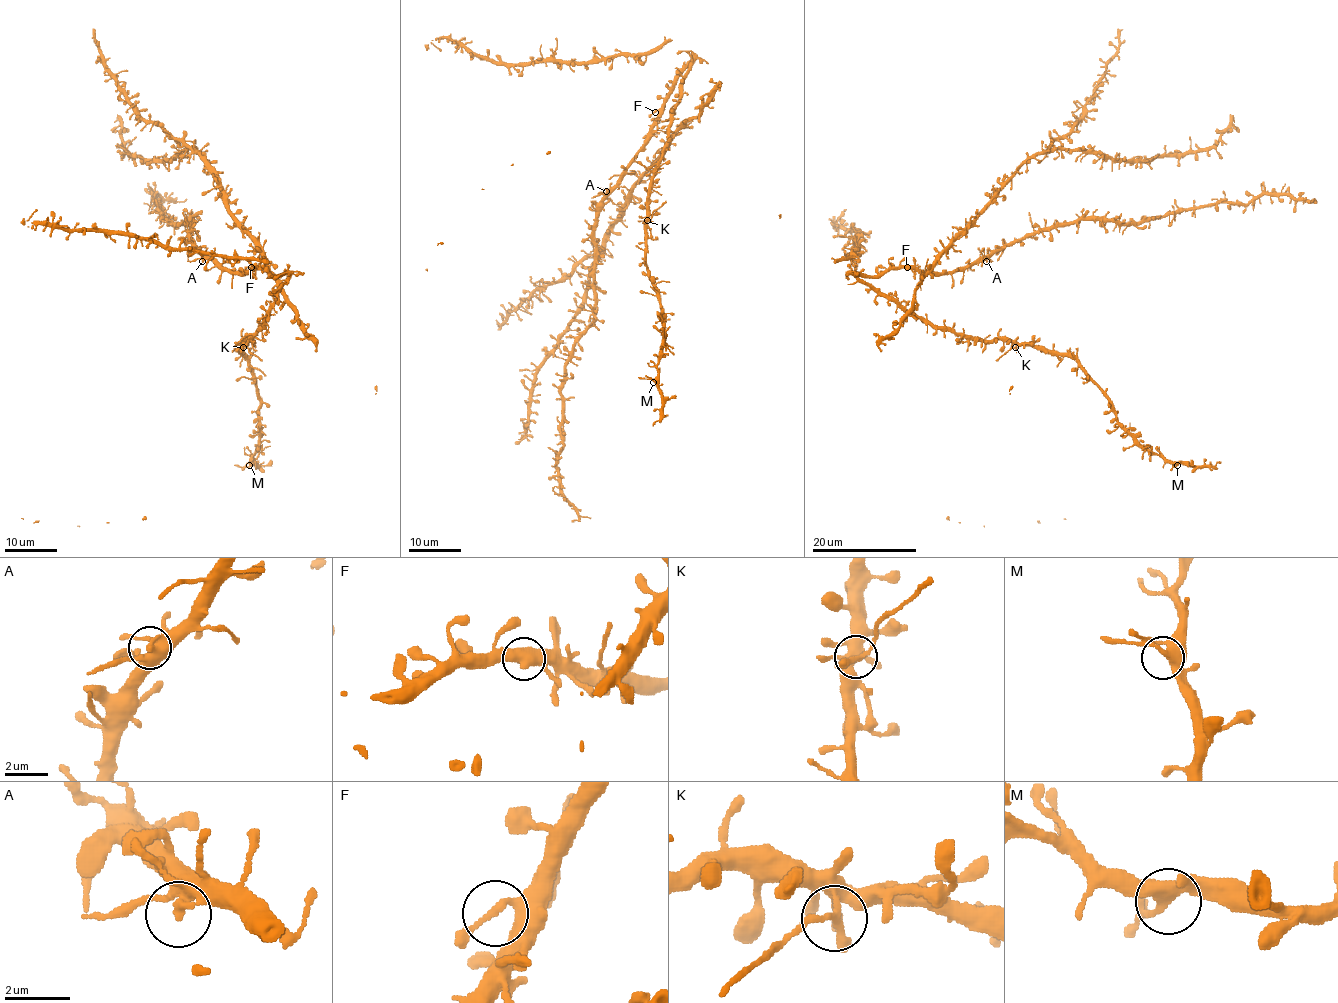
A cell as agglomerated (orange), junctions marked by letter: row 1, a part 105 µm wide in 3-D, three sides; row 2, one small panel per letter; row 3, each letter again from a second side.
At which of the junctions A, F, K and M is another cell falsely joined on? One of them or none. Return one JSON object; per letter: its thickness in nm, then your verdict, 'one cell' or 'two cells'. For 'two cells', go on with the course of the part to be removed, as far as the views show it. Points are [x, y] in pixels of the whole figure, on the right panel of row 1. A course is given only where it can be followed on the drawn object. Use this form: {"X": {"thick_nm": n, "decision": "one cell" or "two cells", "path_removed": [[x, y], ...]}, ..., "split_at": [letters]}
{"A": {"thick_nm": 280, "decision": "one cell"}, "F": {"thick_nm": 190, "decision": "one cell"}, "K": {"thick_nm": 200, "decision": "two cells", "path_removed": [[1015, 347], [997, 360]]}, "M": {"thick_nm": 360, "decision": "one cell"}, "split_at": ["K"]}

